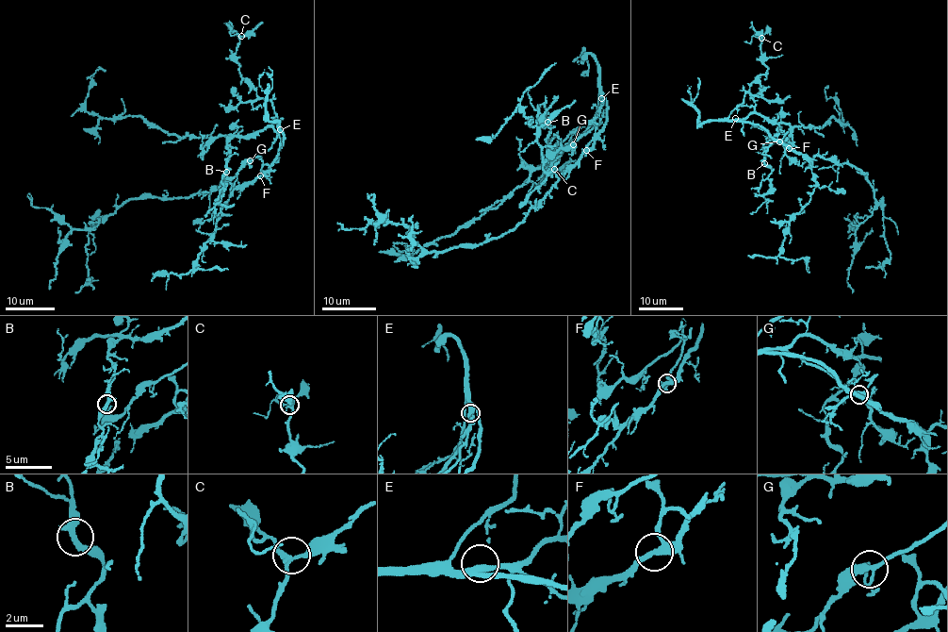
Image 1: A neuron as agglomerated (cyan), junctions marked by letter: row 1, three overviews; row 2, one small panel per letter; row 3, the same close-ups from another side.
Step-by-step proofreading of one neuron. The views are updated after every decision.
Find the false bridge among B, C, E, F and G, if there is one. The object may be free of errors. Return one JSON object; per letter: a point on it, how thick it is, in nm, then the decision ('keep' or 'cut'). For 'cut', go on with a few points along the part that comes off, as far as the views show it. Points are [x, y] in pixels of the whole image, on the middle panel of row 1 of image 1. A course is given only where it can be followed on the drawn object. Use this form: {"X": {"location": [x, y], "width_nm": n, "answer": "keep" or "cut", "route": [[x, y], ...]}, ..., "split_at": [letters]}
{"B": {"location": [547, 122], "width_nm": 300, "answer": "keep"}, "C": {"location": [554, 169], "width_nm": 240, "answer": "keep"}, "E": {"location": [601, 98], "width_nm": 320, "answer": "keep"}, "F": {"location": [586, 150], "width_nm": 280, "answer": "keep"}, "G": {"location": [573, 144], "width_nm": 280, "answer": "keep"}, "split_at": []}

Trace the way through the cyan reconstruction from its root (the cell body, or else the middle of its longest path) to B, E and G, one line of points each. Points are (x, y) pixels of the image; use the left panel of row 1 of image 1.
B: (278, 152), (284, 138), (281, 132), (271, 127), (235, 136), (227, 142), (230, 158), (226, 172)
E: (278, 152), (284, 138), (280, 129)
G: (278, 152), (284, 138), (280, 131), (269, 149), (250, 160)

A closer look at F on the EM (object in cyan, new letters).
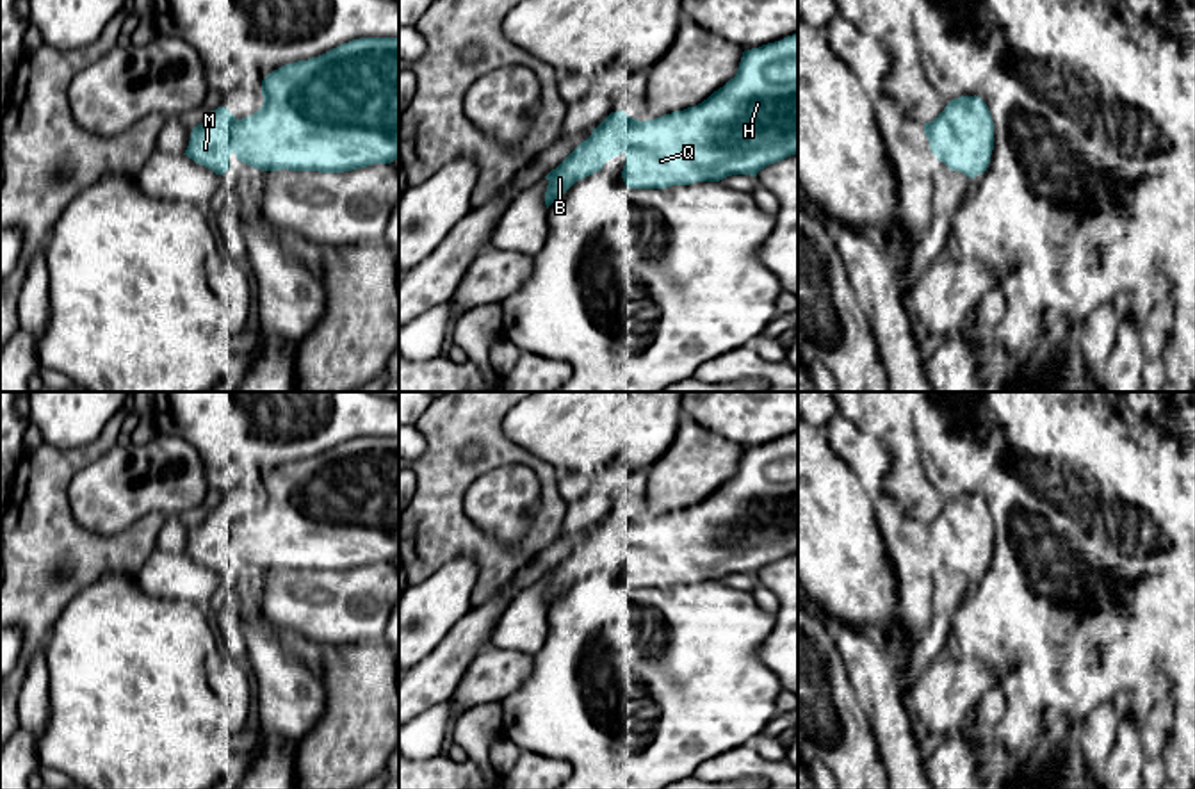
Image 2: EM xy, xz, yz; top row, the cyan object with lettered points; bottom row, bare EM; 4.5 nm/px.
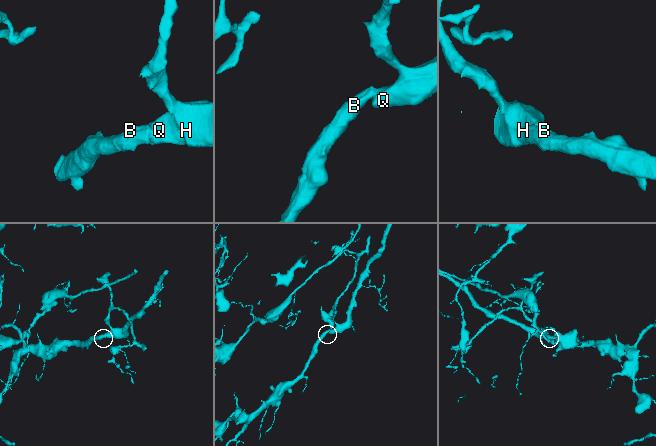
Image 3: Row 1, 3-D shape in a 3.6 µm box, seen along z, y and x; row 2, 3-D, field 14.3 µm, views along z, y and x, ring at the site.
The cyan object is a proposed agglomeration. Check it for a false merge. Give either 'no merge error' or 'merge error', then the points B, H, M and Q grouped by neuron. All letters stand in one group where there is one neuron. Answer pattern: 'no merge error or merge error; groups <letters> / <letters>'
no merge error; groups B H M Q

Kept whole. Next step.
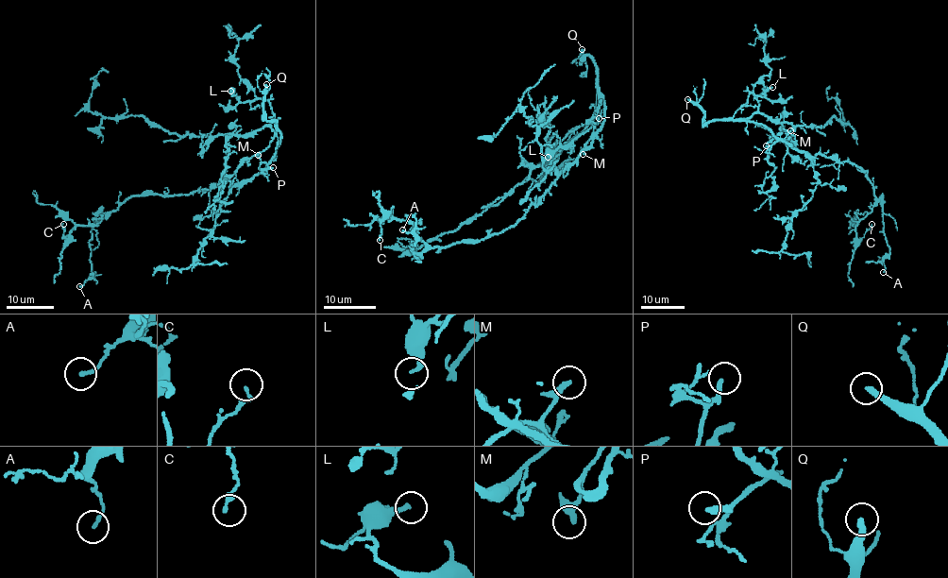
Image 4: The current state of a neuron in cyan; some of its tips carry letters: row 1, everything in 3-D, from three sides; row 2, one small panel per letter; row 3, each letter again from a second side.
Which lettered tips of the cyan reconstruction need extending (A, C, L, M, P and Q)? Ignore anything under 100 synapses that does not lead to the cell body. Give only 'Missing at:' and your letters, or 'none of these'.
Missing at: Q

